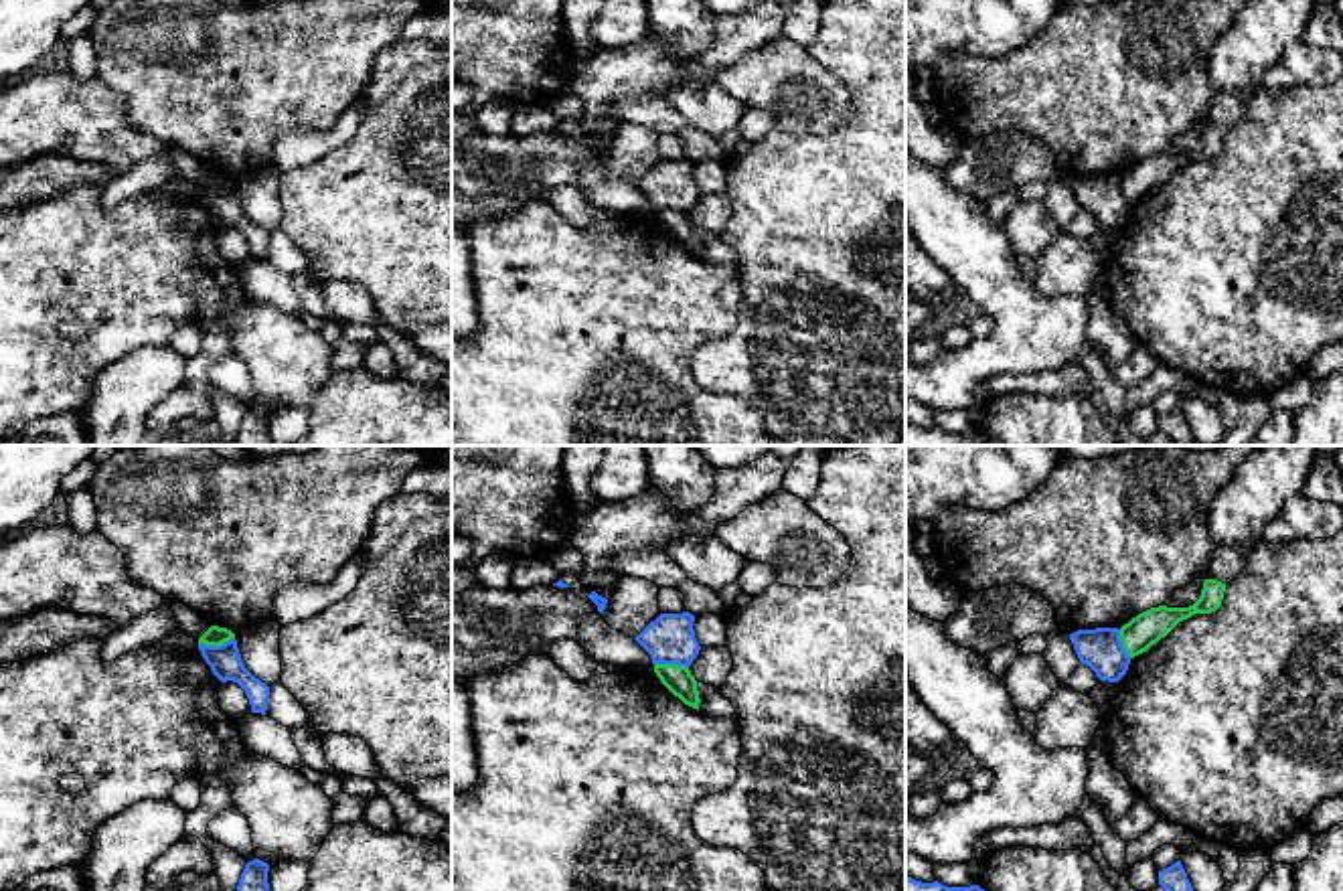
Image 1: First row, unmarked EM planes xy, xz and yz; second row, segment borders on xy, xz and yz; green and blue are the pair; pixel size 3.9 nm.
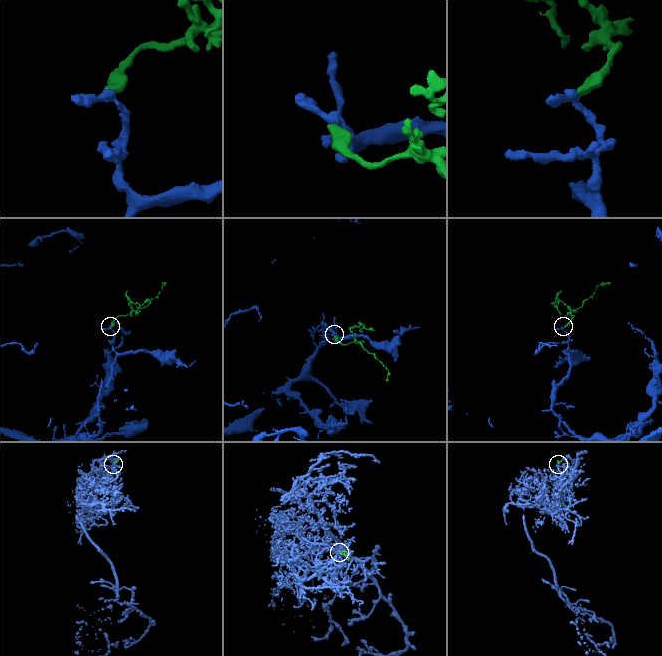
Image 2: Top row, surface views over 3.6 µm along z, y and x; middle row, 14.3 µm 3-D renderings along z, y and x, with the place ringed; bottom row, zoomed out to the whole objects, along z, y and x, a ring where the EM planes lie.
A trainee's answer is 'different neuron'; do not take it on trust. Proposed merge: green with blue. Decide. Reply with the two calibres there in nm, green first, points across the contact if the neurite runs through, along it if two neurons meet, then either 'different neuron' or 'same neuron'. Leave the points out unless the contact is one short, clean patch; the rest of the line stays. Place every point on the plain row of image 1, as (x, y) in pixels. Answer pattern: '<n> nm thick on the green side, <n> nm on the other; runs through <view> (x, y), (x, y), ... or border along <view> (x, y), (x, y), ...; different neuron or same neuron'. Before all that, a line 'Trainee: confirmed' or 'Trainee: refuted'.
Trainee: confirmed
80 nm thick on the green side, 130 nm on the other; border along xy (233, 183), (219, 191), (199, 191); different neuron

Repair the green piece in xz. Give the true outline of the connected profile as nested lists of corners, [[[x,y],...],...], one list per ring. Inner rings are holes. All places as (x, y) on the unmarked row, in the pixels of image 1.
[[[654,211],[654,219],[675,243],[699,257],[701,245],[697,237],[697,227],[687,213]]]

